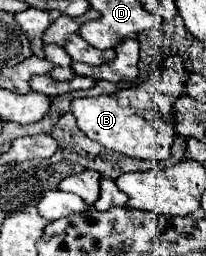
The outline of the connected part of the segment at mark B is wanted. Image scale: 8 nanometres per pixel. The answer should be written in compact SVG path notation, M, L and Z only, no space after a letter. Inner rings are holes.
M179 55L167 57L161 65L160 76L151 74L141 84L121 89L113 95L101 95L101 97L87 97L87 99L73 99L71 113L77 119L79 129L99 145L123 153L127 157L135 159L167 159L171 155L171 143L175 137L173 131L173 119L171 119L171 107L173 103L183 95L185 91L185 79L189 73L183 67L183 59ZM151 108L157 116L153 121L145 119L145 109Z

